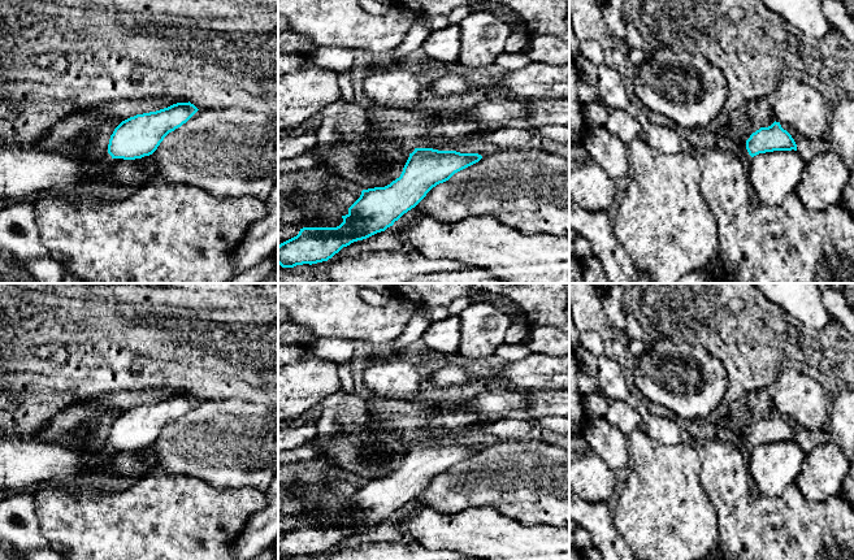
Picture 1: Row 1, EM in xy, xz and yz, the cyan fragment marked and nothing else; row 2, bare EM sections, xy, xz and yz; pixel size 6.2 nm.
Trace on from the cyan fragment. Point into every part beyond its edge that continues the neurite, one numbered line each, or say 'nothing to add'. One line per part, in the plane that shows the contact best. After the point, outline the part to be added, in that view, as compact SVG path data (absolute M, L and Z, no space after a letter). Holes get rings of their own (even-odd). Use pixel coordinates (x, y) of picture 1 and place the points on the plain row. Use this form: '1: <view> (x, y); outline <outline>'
nothing to add

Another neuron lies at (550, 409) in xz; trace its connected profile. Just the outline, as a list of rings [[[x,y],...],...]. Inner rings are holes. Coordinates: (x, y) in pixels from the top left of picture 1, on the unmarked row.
[[[569,390],[524,392],[530,399],[524,417],[556,434],[569,434]]]

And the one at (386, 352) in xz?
[[[357,344],[356,360],[360,360],[363,357],[372,357],[372,356],[381,359],[381,360],[389,360],[389,359],[394,359],[394,357],[416,359],[416,356],[412,353],[411,348],[394,350],[390,346],[365,347],[363,344]]]

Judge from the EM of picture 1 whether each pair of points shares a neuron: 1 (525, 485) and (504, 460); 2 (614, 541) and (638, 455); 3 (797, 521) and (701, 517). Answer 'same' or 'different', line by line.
1: same
2: different
3: different

